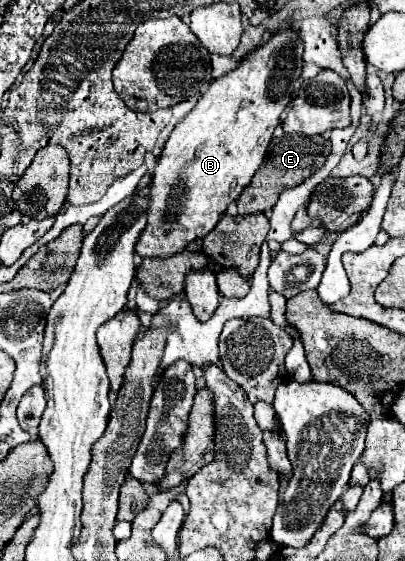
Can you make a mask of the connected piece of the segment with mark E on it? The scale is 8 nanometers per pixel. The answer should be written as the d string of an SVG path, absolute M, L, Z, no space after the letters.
M284 134L282 138L272 138L260 170L254 174L252 182L242 190L242 194L236 200L238 214L246 216L246 214L254 214L254 212L266 212L268 208L272 208L284 188L296 186L302 180L310 178L318 168L322 168L328 154L330 154L330 142L322 136L304 138L304 136Z

